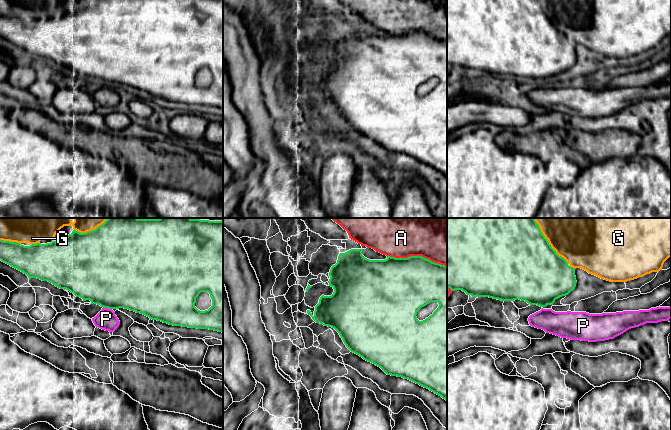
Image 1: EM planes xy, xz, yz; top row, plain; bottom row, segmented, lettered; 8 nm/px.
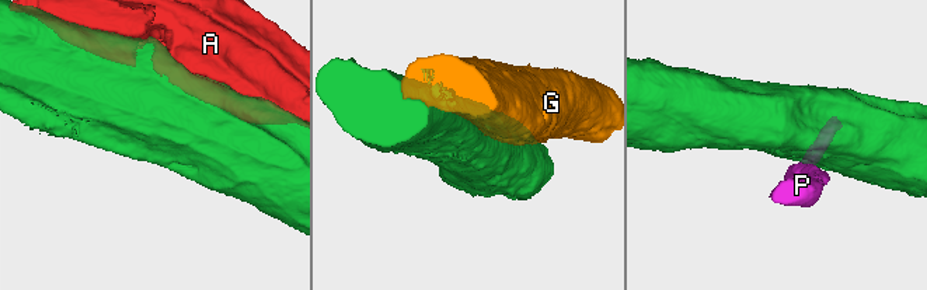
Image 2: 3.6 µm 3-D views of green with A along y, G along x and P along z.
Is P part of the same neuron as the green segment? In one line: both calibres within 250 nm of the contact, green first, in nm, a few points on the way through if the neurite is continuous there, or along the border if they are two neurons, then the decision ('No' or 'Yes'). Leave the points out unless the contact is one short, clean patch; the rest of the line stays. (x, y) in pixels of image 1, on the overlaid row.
Thickness 500 nm (green) against 160 nm. Boundary: xy (103, 306), (111, 309). No

